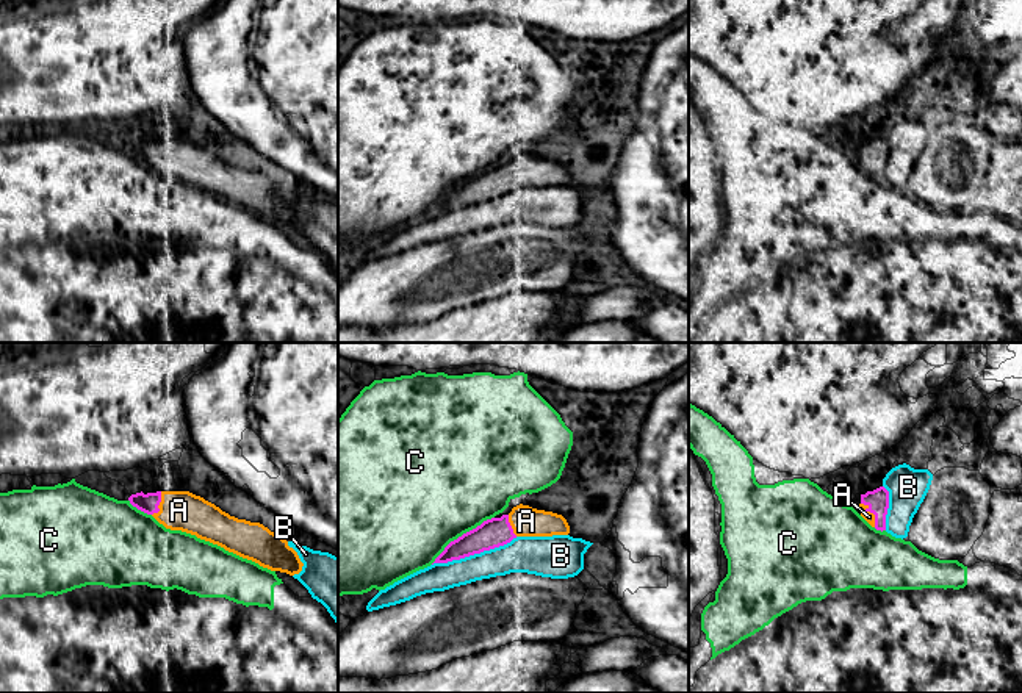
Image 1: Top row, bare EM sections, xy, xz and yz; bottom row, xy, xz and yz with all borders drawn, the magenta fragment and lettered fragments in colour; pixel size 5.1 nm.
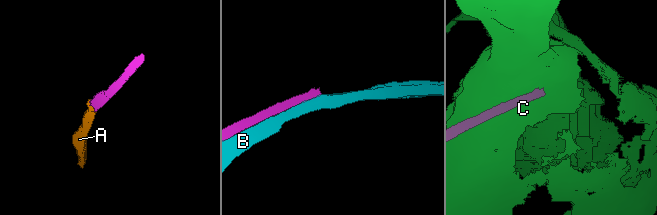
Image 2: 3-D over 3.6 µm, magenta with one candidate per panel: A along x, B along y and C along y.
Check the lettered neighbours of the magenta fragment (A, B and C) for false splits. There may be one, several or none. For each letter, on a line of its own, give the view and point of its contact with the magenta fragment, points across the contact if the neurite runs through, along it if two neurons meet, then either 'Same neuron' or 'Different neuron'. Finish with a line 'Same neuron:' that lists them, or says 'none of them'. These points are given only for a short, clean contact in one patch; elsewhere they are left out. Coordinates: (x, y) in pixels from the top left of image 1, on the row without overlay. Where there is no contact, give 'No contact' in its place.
A: Touches magenta at yz (874, 163). Path across: yz (878, 149), (874, 154), (874, 163), (869, 166). Same neuron
B: Touches magenta at xz (475, 202). Different neuron
C: Touches magenta at xz (462, 185). Different neuron
Same neuron: A

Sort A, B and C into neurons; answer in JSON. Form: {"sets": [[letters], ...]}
{"sets": [["A"], ["B"], ["C"]]}

